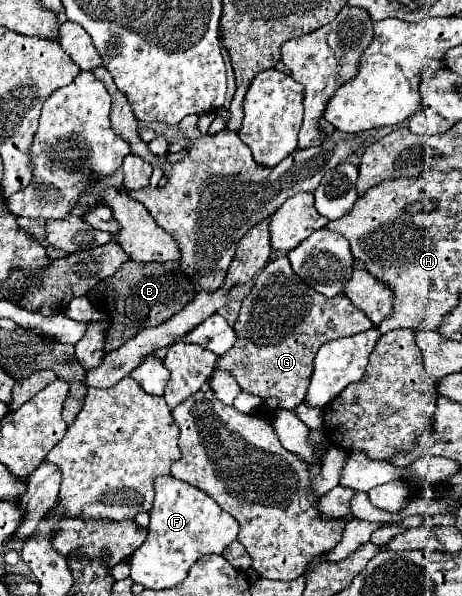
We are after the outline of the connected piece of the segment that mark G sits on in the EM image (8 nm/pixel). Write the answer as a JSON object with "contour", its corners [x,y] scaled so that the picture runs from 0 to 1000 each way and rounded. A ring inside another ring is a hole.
{"contour":[[[602,431],[558,461],[550,485],[528,502],[506,542],[515,562],[498,589],[472,602],[472,619],[498,622],[519,653],[563,669],[597,666],[606,686],[636,686],[658,673],[684,589],[732,565],[797,555],[805,539],[762,512],[749,495],[710,502],[675,488],[628,448],[623,431]],[[723,518],[723,532],[719,532]]]}

